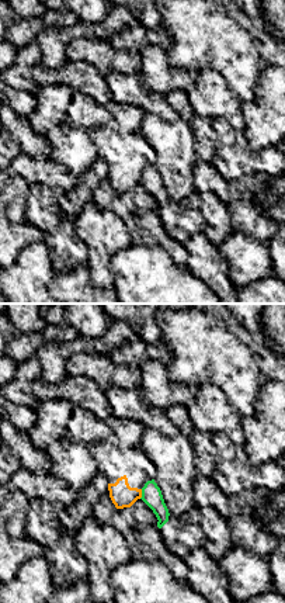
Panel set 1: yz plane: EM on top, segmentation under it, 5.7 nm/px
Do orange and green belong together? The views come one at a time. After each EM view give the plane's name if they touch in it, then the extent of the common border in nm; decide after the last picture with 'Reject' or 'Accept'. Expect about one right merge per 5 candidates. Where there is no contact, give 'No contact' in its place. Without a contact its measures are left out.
Touches orange in yz. Shared border 60 nm

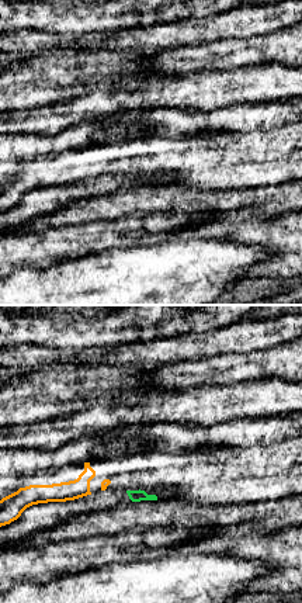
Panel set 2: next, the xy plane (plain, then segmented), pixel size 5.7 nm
No contact

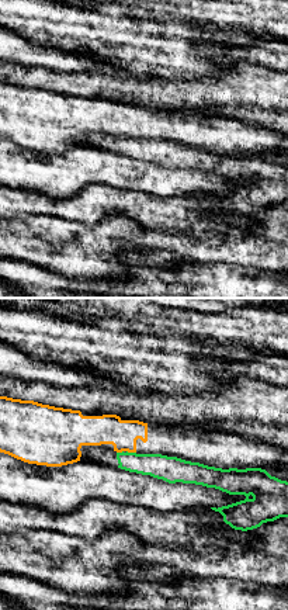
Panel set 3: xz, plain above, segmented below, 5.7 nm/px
Touches orange in xz. Shared border 60 nm

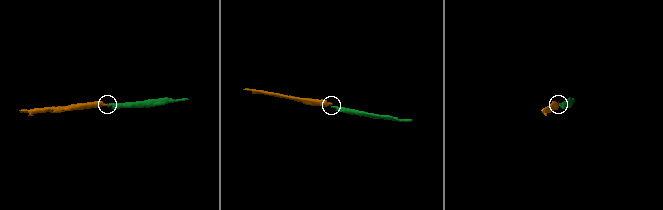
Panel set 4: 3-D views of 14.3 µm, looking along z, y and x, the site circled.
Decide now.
Reject

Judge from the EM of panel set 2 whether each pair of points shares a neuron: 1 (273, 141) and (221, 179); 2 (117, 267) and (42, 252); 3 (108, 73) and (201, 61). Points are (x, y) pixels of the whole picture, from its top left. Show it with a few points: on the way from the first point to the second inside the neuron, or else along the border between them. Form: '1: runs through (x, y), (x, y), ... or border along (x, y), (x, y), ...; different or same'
1: runs through (260, 153), (254, 159), (238, 162), (233, 166); same
2: border along (107, 250), (42, 267); different
3: border along (153, 51), (152, 65), (163, 73); different

